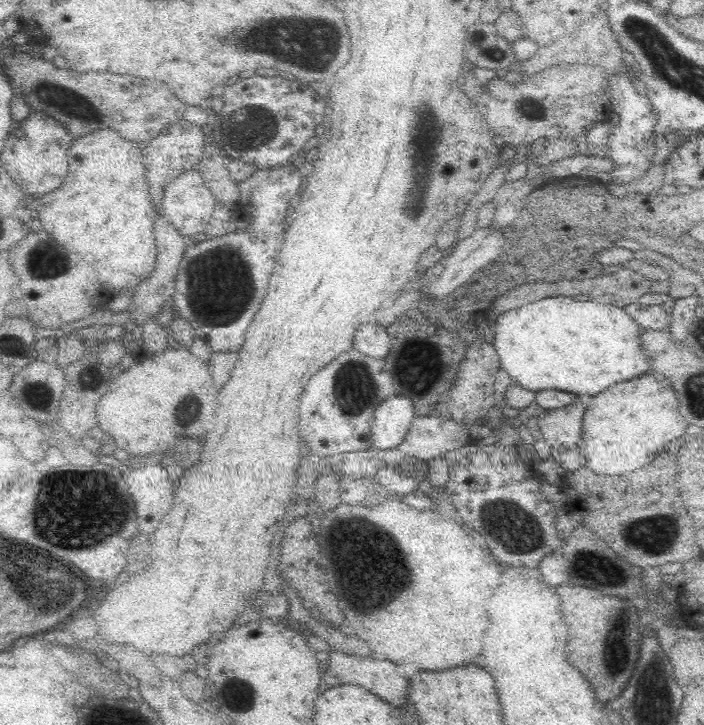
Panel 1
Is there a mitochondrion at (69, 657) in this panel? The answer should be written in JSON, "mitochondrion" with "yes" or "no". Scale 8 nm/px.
{"mitochondrion":"no"}

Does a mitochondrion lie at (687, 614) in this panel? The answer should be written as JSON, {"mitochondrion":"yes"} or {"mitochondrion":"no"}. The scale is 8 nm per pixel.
{"mitochondrion":"no"}

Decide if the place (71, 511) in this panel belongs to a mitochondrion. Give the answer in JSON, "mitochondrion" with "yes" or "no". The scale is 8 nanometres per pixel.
{"mitochondrion":"yes"}

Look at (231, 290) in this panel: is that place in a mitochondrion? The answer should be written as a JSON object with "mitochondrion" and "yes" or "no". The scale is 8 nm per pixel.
{"mitochondrion":"yes"}

